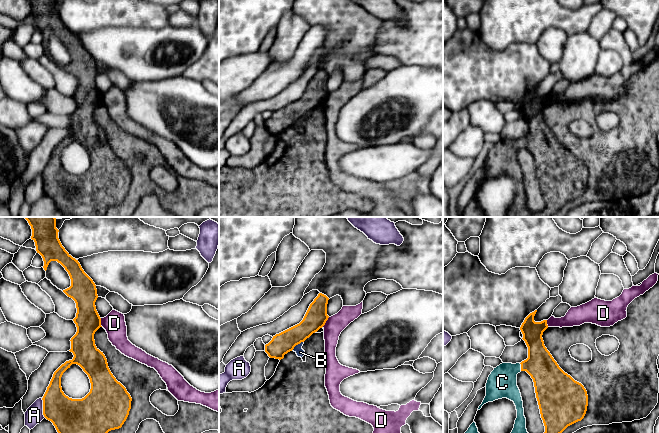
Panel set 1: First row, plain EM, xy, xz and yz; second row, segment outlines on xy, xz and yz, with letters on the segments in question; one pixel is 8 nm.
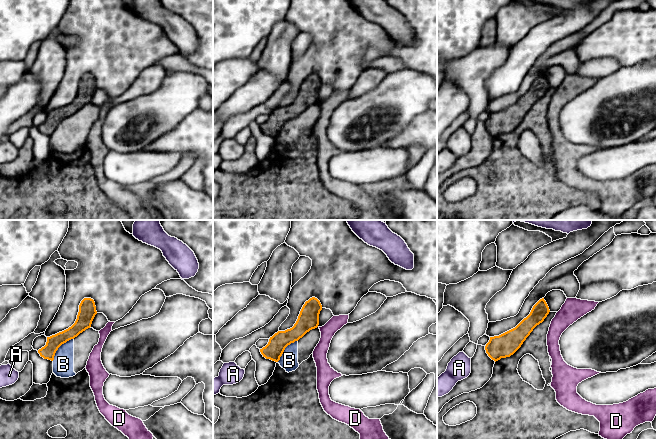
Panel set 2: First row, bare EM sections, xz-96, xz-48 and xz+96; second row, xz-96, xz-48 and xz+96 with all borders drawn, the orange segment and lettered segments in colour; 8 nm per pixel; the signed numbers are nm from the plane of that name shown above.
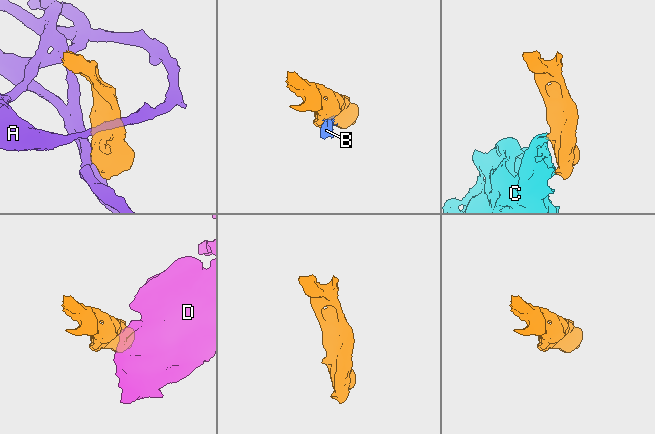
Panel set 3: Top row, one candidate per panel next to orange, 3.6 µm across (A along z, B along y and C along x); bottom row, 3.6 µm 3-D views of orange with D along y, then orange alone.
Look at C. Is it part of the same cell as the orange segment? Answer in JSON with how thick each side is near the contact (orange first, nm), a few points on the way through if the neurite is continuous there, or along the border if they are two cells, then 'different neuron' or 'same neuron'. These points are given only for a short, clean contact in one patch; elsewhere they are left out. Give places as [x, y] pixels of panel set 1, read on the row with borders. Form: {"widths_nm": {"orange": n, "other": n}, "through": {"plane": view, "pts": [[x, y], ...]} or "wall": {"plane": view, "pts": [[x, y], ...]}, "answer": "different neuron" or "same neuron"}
{"widths_nm": {"orange": 260, "other": 240}, "through": {"plane": "yz", "pts": [[549, 379], [537, 367], [521, 367], [516, 368], [502, 382]]}, "answer": "same neuron"}

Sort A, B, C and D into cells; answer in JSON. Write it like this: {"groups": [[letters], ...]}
{"groups": [["A"], ["B", "D"], ["C"]]}

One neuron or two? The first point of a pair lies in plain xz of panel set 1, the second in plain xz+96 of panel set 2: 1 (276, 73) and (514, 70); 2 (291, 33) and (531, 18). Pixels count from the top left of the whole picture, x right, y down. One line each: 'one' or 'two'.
1: one
2: one

